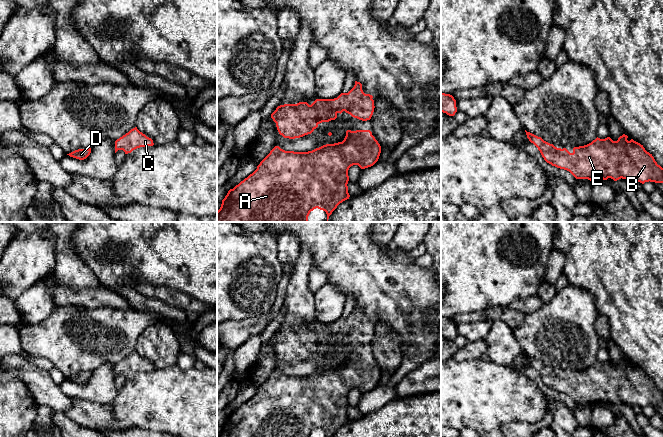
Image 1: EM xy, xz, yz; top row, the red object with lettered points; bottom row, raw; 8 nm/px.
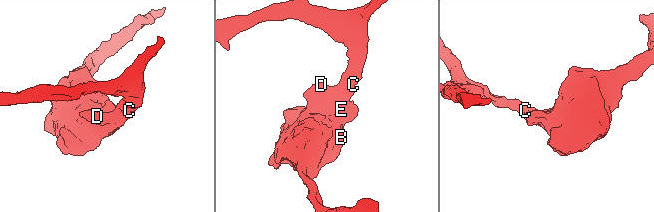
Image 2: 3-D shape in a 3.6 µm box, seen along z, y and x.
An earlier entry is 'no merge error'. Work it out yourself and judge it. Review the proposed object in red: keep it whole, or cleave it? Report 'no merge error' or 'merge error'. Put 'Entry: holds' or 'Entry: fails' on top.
Entry: holds
no merge error

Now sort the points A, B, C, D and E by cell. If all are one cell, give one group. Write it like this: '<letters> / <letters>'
A B C D E

